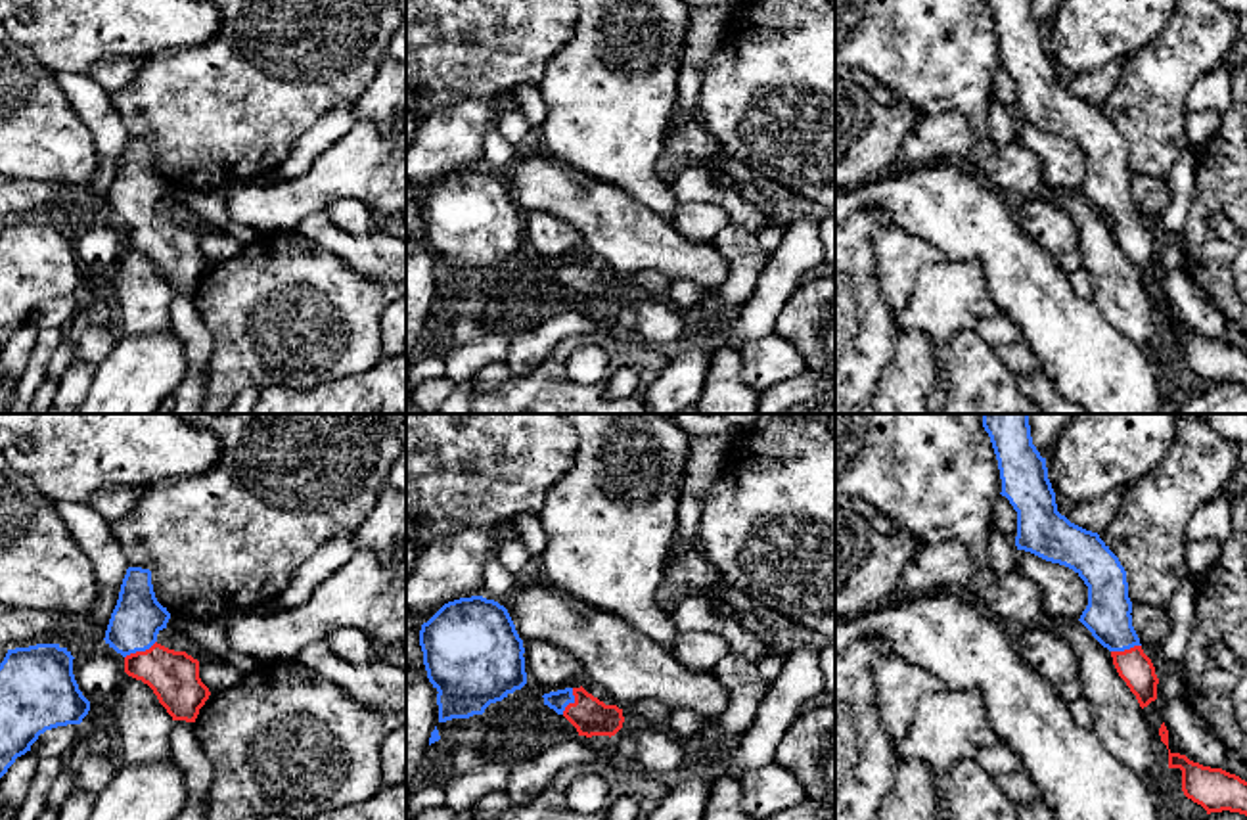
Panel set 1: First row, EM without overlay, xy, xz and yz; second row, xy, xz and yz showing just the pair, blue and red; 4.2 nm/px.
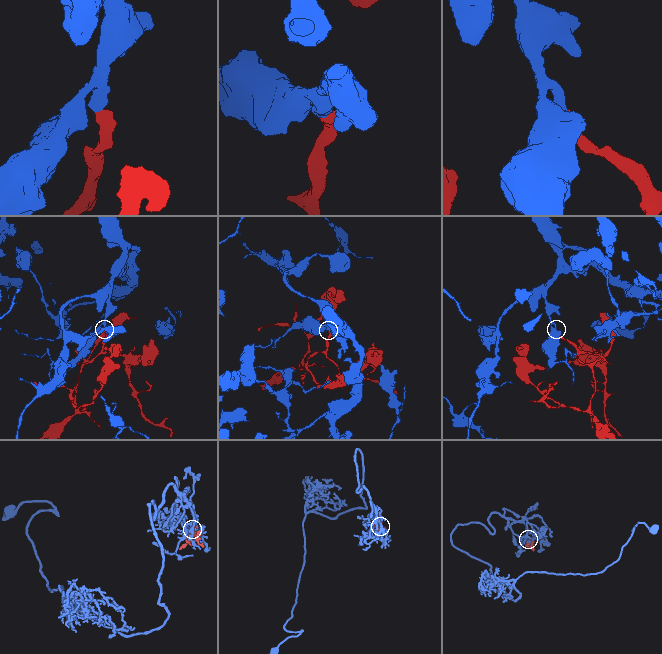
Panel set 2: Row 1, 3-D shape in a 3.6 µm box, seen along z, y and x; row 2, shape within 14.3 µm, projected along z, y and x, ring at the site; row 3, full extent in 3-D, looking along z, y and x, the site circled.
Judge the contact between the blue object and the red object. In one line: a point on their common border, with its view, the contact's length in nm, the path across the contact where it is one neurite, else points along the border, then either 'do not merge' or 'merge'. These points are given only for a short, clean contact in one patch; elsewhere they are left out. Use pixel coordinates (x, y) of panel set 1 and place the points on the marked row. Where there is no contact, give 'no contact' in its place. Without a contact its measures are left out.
contact xy (140, 650); length 150 nm; way xy (136, 619), (140, 650), (173, 675); merge

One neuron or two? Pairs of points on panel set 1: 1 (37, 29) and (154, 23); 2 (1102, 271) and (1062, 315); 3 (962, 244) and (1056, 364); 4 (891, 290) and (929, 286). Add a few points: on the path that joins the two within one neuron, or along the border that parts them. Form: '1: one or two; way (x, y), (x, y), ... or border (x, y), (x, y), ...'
1: one; way (66, 29), (79, 23), (125, 23)
2: two; border (1090, 299), (1121, 332)
3: one; way (997, 261), (1050, 315), (1056, 330)
4: two; border (947, 259), (920, 273), (910, 301), (897, 317)

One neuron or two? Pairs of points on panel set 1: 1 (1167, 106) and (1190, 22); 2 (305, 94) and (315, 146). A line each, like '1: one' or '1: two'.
1: one
2: two

